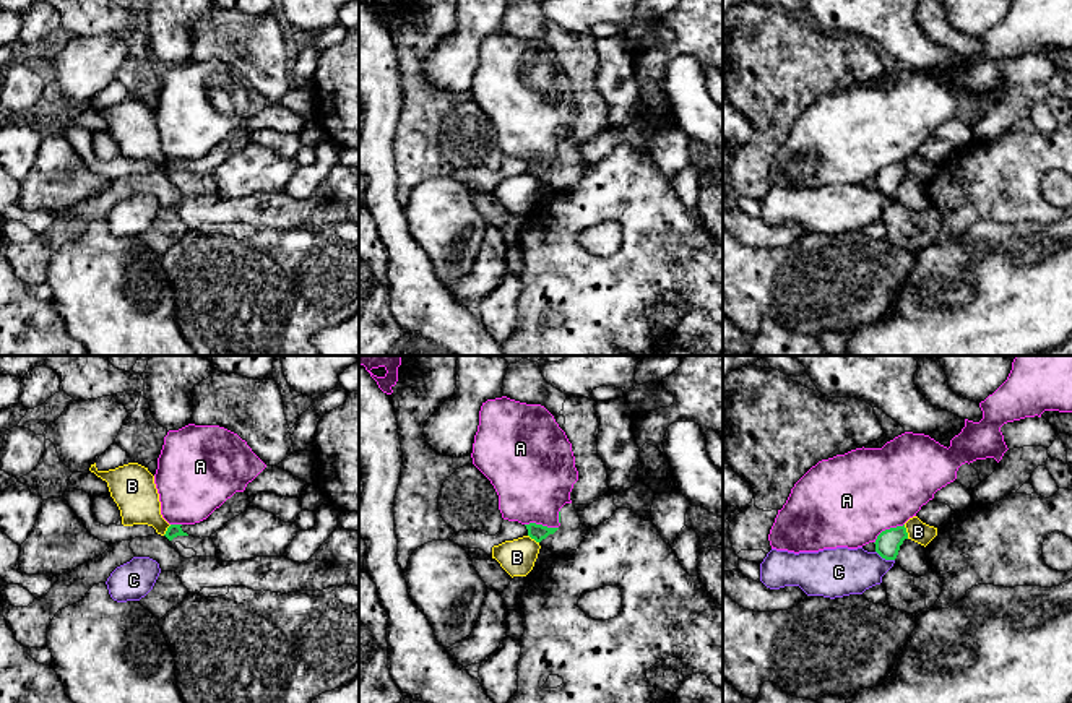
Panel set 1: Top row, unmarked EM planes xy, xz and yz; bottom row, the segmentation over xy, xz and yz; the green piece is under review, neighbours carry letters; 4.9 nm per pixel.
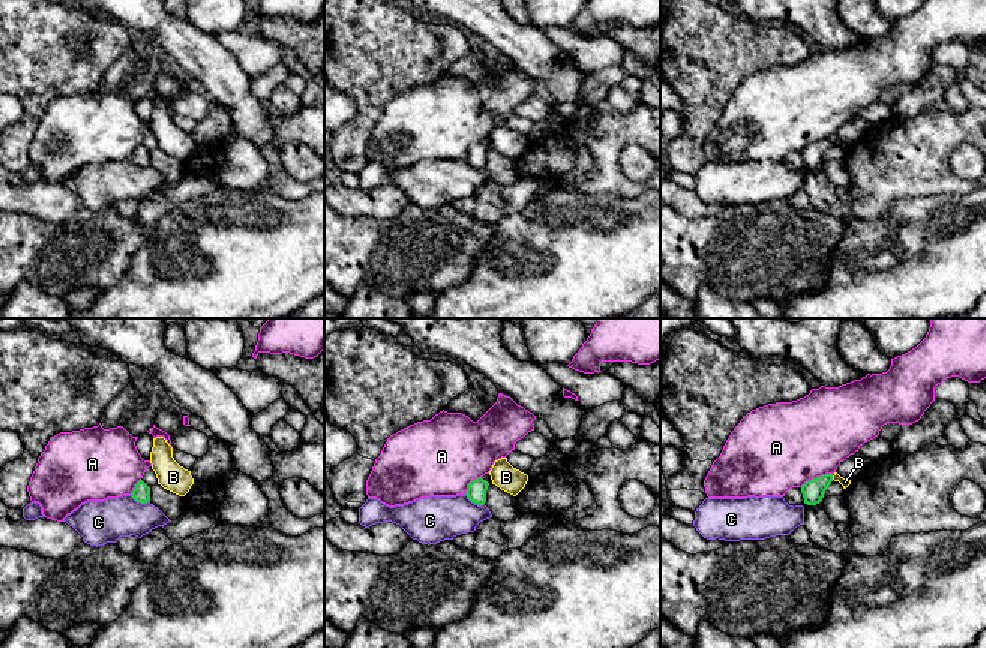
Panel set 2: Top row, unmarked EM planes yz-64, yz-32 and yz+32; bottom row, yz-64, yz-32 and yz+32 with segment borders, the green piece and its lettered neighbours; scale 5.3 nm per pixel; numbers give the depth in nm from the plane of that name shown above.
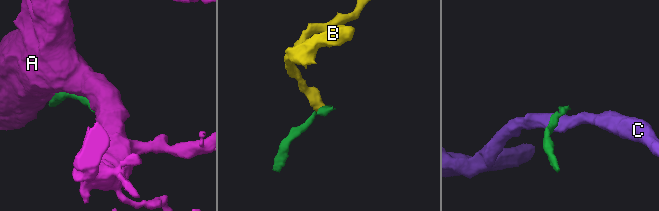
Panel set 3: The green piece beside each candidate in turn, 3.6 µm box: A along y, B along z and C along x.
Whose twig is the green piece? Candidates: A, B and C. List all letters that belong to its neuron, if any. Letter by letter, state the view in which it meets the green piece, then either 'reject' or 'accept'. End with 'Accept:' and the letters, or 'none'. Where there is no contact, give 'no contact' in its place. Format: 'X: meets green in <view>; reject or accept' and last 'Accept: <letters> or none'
A: meets green in xz; reject
B: meets green in yz; reject
C: meets green in yz; reject
Accept: none

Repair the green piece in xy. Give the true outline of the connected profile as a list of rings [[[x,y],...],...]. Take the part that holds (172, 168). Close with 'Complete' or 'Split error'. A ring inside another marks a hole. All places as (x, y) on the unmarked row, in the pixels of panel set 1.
[[[236,128],[219,144],[216,144],[206,156],[195,161],[171,161],[166,174],[172,177],[177,172],[210,174],[221,166],[227,157],[234,156],[250,143],[245,128]]]. Split error

